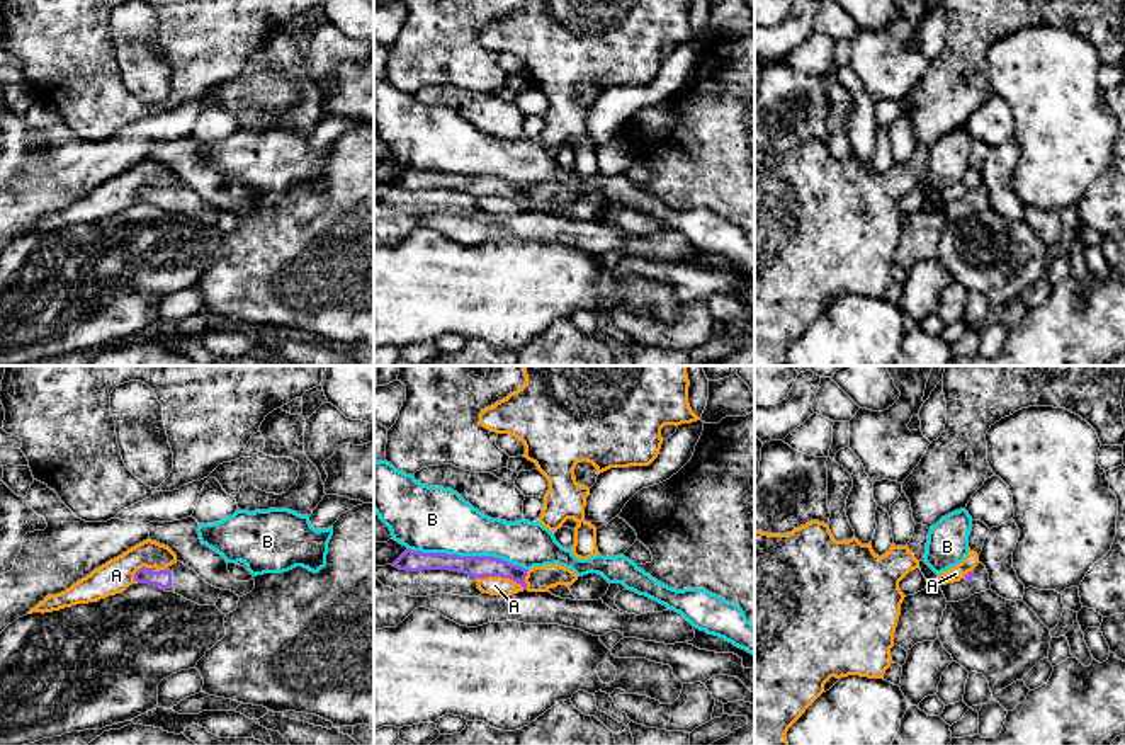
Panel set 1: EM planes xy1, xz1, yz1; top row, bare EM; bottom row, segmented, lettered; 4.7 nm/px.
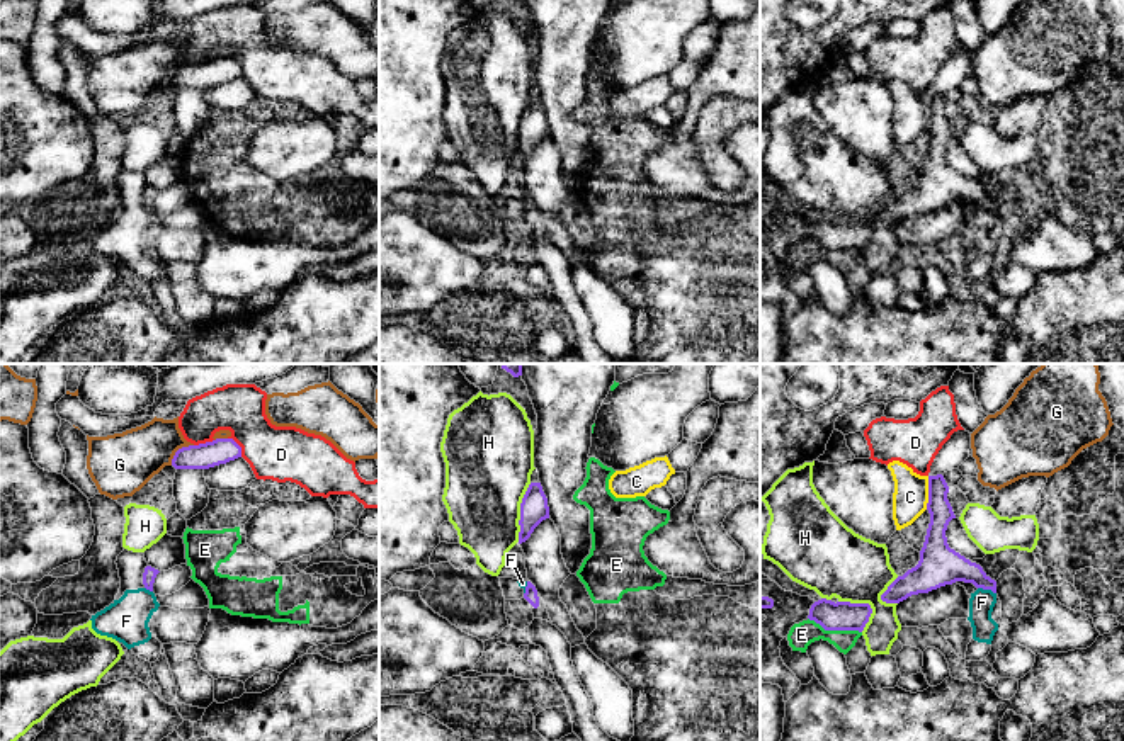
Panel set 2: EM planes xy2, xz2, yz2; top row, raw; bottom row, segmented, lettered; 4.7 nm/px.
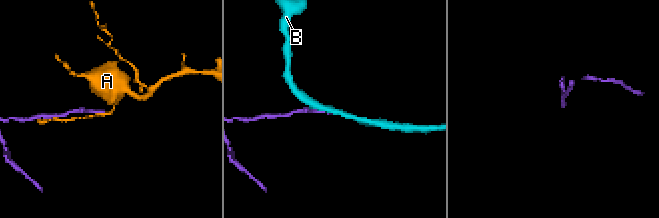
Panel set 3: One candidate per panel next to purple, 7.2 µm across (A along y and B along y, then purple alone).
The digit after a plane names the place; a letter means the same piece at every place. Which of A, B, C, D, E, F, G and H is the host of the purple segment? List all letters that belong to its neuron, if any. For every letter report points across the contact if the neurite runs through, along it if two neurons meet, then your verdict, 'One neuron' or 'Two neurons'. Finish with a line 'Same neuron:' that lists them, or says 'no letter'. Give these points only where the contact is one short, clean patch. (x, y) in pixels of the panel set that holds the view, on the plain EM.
A: Boundary: xz1 (529, 189), (524, 206), (508, 198), (476, 196). Two neurons
B: Two neurons
C: Boundary: yz2 (929, 96), (929, 121), (925, 128). Two neurons
D: Two neurons
E: Two neurons
F: Boundary: yz2 (978, 206), (990, 208), (995, 213). Two neurons
G: Two neurons
H: Two neurons
Same neuron: no letter

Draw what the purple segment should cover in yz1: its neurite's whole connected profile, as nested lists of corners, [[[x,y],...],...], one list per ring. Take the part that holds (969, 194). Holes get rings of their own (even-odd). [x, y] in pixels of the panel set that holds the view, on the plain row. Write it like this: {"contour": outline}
{"contour": [[[977,182],[960,201],[940,204],[947,221],[965,219],[974,213],[991,209],[989,192],[982,182]]]}

